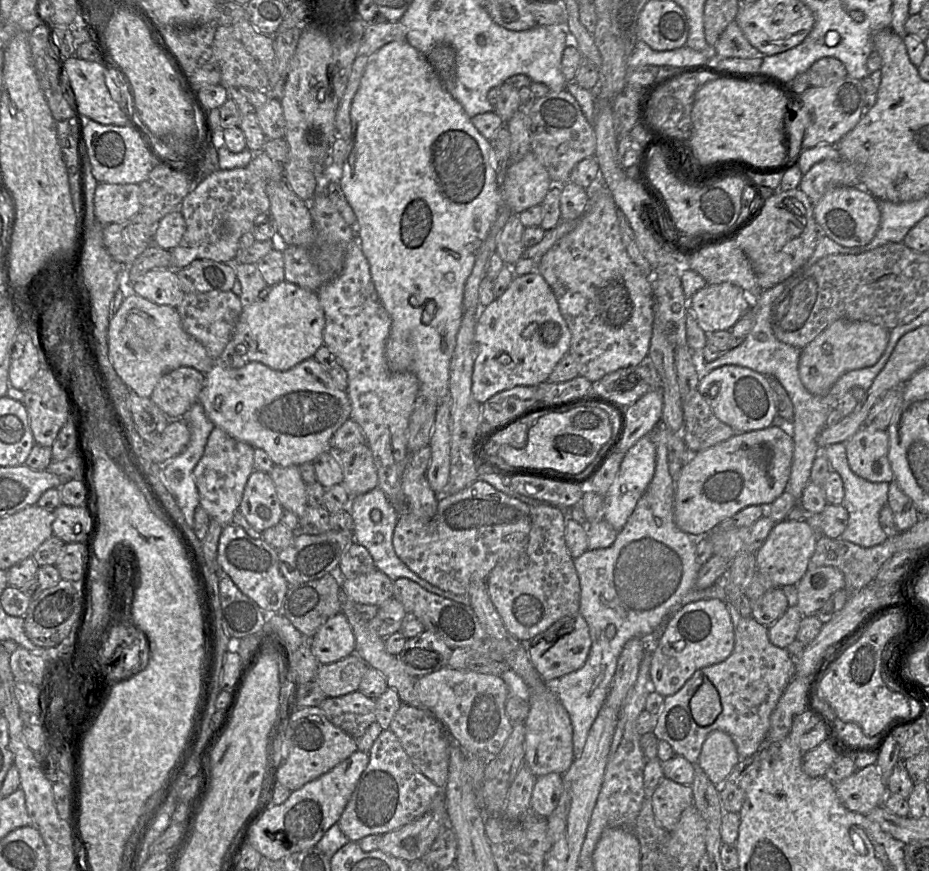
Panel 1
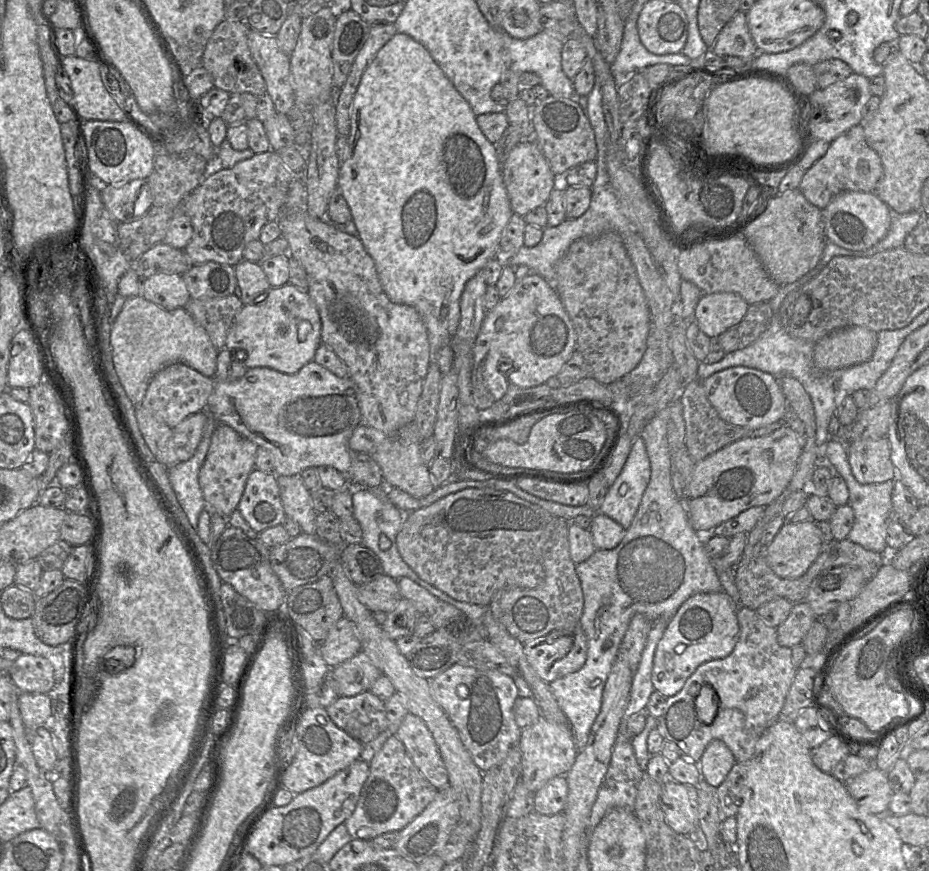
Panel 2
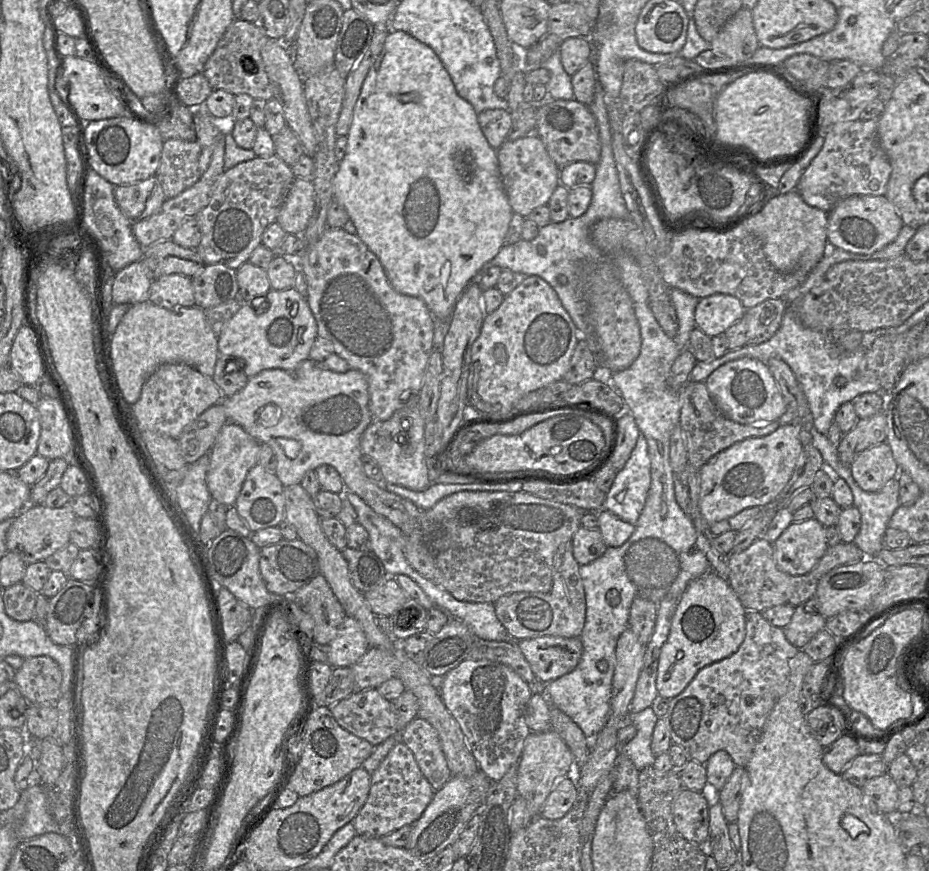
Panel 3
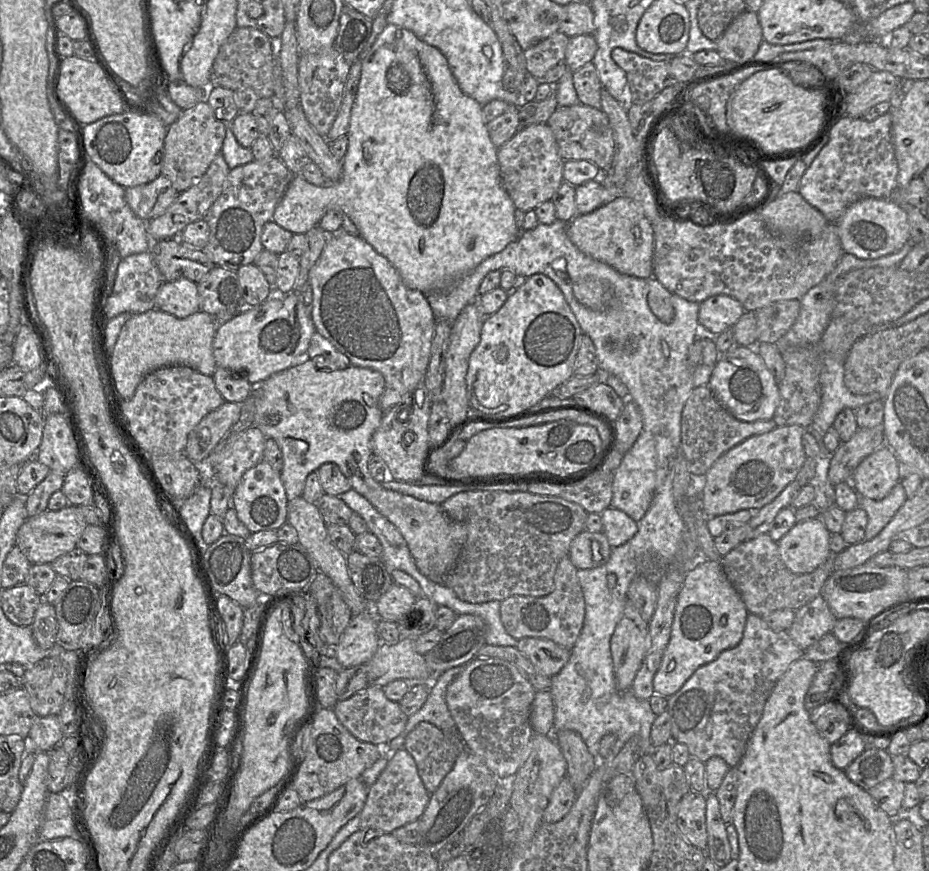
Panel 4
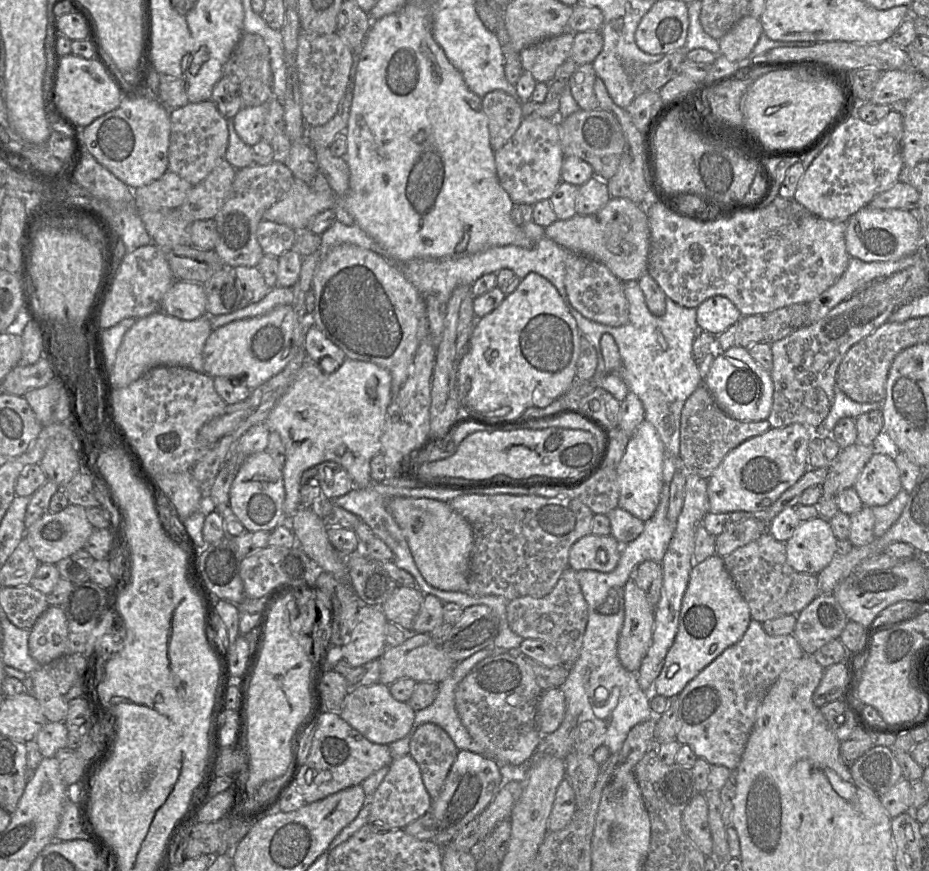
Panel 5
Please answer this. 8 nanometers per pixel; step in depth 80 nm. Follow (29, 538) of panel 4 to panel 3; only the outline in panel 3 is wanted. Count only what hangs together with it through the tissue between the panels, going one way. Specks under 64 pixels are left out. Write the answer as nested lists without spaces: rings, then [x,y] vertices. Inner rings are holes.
[[[28,504],[14,518],[6,533],[7,552],[17,554],[26,565],[44,561],[70,542],[70,532],[76,515],[69,505],[51,509],[44,505]]]

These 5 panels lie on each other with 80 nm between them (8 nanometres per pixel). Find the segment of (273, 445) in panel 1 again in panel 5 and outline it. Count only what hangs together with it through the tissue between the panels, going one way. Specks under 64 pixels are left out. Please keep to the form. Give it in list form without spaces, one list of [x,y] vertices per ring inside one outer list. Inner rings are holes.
[[[346,358],[333,373],[326,373],[317,363],[306,359],[289,389],[264,422],[270,432],[275,431],[280,435],[285,448],[286,460],[282,475],[285,488],[283,511],[287,523],[300,507],[300,479],[308,468],[316,467],[325,461],[333,461],[347,470],[354,487],[366,488],[372,484],[370,461],[381,453],[381,436],[387,408],[393,399],[390,373],[372,362]],[[393,497],[387,500],[387,509],[406,538],[424,579],[439,590],[466,593],[474,544],[470,523],[449,503],[435,499]]]

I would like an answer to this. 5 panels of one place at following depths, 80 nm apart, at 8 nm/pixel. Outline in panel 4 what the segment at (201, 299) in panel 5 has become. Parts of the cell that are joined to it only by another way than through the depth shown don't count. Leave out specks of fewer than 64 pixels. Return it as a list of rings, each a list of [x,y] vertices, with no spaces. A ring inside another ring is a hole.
[[[186,278],[164,281],[155,297],[155,308],[179,319],[200,310],[197,283]]]

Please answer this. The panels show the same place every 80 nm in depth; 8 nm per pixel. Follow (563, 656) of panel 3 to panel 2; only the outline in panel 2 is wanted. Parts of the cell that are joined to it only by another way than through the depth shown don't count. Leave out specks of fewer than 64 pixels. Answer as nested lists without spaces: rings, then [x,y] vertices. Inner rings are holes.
[[[580,624],[523,643],[529,664],[547,683],[578,671],[587,657],[587,637]]]

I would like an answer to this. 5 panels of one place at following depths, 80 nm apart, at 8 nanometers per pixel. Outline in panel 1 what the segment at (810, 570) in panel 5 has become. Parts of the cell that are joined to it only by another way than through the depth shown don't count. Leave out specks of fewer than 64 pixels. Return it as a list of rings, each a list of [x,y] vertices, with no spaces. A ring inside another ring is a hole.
[[[785,519],[775,523],[764,544],[756,552],[758,571],[770,578],[775,586],[792,589],[805,575],[814,554],[817,536],[805,519],[791,521]]]

